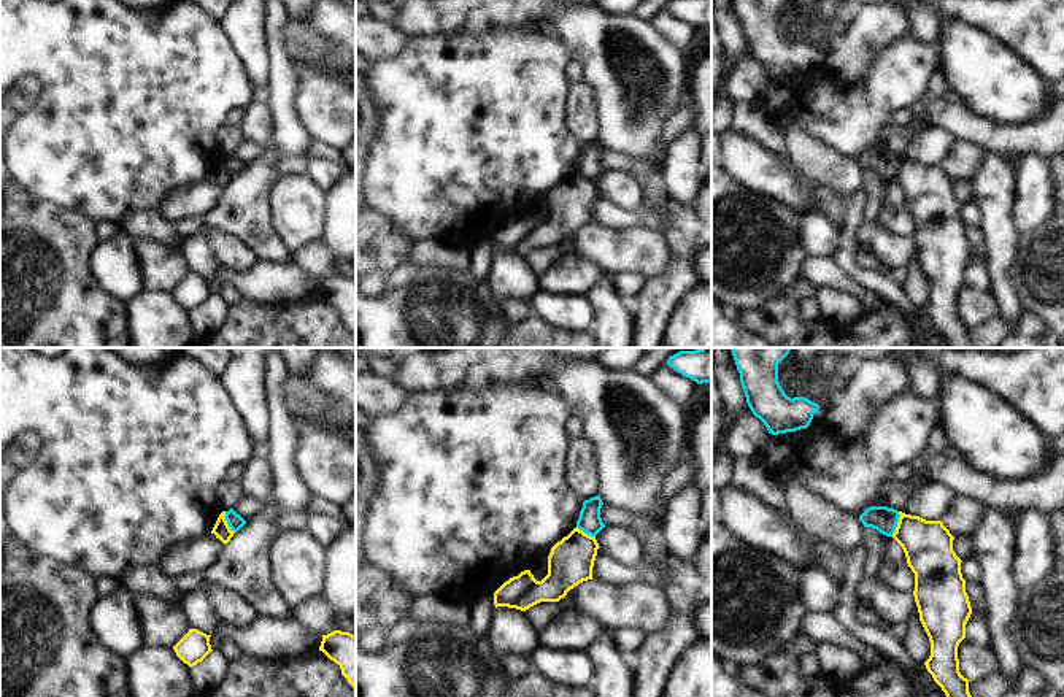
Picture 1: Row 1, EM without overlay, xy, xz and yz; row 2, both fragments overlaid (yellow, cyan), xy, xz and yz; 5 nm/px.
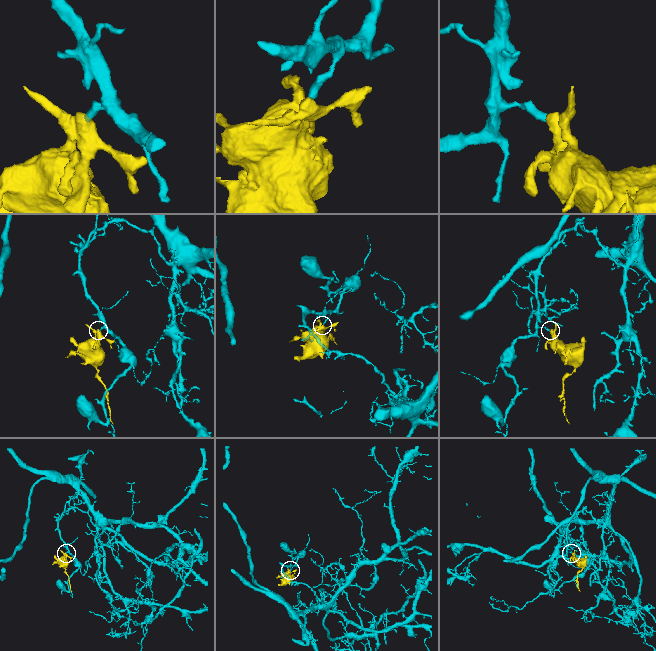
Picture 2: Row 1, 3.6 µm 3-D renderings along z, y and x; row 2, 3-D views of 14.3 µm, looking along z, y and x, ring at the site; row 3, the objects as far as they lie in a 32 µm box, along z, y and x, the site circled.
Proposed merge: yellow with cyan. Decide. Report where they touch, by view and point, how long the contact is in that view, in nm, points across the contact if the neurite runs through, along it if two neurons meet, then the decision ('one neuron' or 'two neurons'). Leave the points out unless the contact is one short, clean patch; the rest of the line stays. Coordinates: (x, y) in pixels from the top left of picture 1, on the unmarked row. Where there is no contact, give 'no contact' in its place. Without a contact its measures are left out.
contact yz (898, 169); length 130 nm; border yz (899, 156), (899, 165), (891, 180); two neurons

